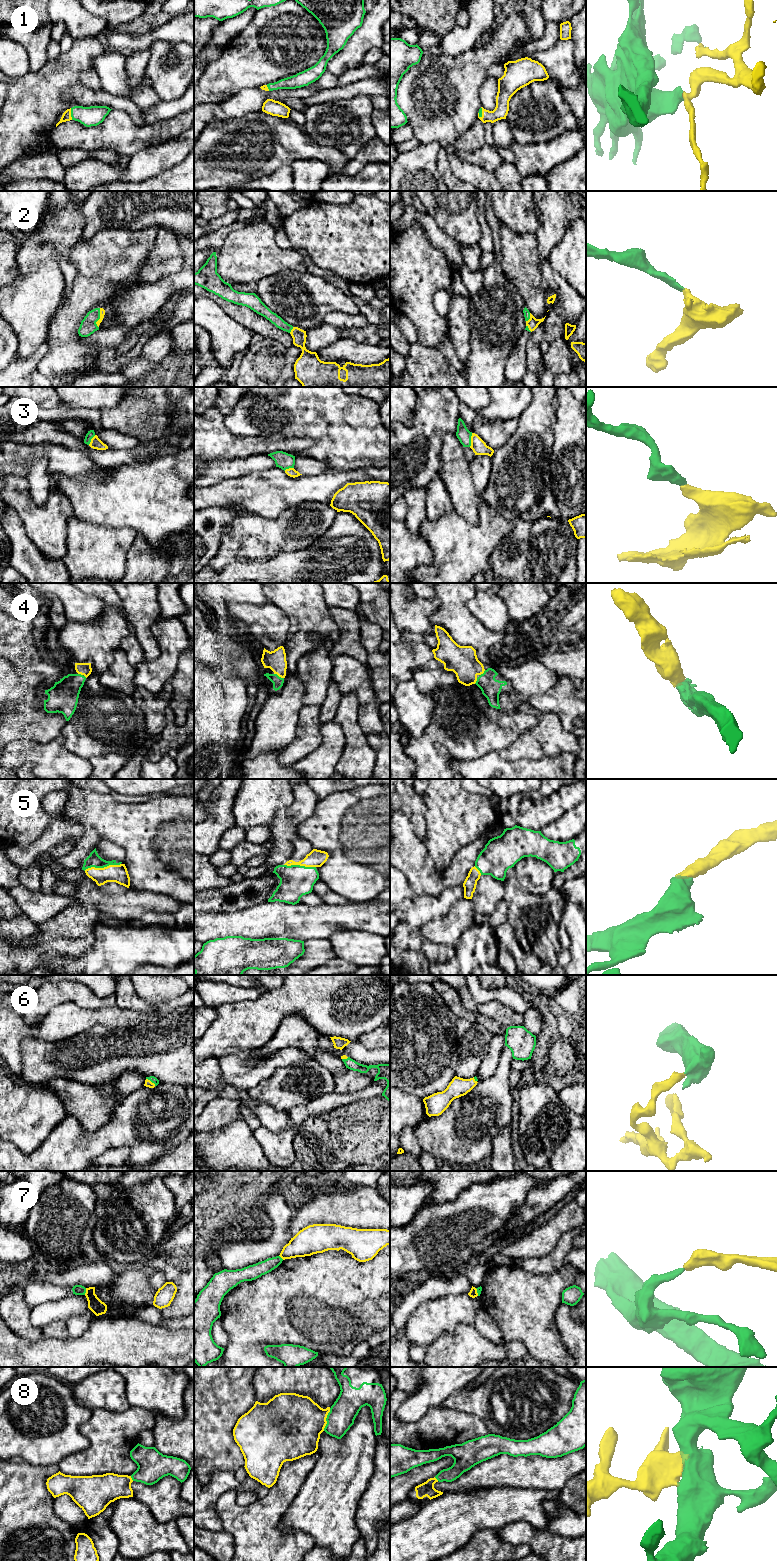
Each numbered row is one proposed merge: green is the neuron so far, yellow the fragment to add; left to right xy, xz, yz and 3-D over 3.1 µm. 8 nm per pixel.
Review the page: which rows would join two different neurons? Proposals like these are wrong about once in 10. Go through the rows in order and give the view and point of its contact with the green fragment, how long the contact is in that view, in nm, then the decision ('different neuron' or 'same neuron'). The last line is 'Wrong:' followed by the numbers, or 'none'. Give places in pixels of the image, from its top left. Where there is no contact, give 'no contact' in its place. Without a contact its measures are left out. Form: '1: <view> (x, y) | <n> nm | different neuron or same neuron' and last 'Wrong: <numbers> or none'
1: xy (71, 114) | 100 nm | same neuron
2: xy (99, 318) | 160 nm | same neuron
3: yz (470, 440) | 110 nm | same neuron
4: xz (278, 676) | 90 nm | same neuron
5: xy (102, 867) | 300 nm | same neuron
6: xy (151, 1081) | 100 nm | same neuron
7: xy (85, 1291) | 60 nm | different neuron
8: xz (326, 1419) | 190 nm | same neuron
Wrong: 7

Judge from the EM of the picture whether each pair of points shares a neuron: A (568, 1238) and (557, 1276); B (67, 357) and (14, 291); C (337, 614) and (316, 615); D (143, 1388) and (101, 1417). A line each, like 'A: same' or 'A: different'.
A: different
B: different
C: different
D: different

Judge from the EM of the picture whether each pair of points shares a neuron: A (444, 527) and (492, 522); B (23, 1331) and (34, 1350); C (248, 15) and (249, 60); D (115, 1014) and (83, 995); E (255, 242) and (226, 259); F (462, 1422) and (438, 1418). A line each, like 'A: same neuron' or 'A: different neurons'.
A: same neuron
B: different neurons
C: different neurons
D: different neurons
E: same neuron
F: same neuron

